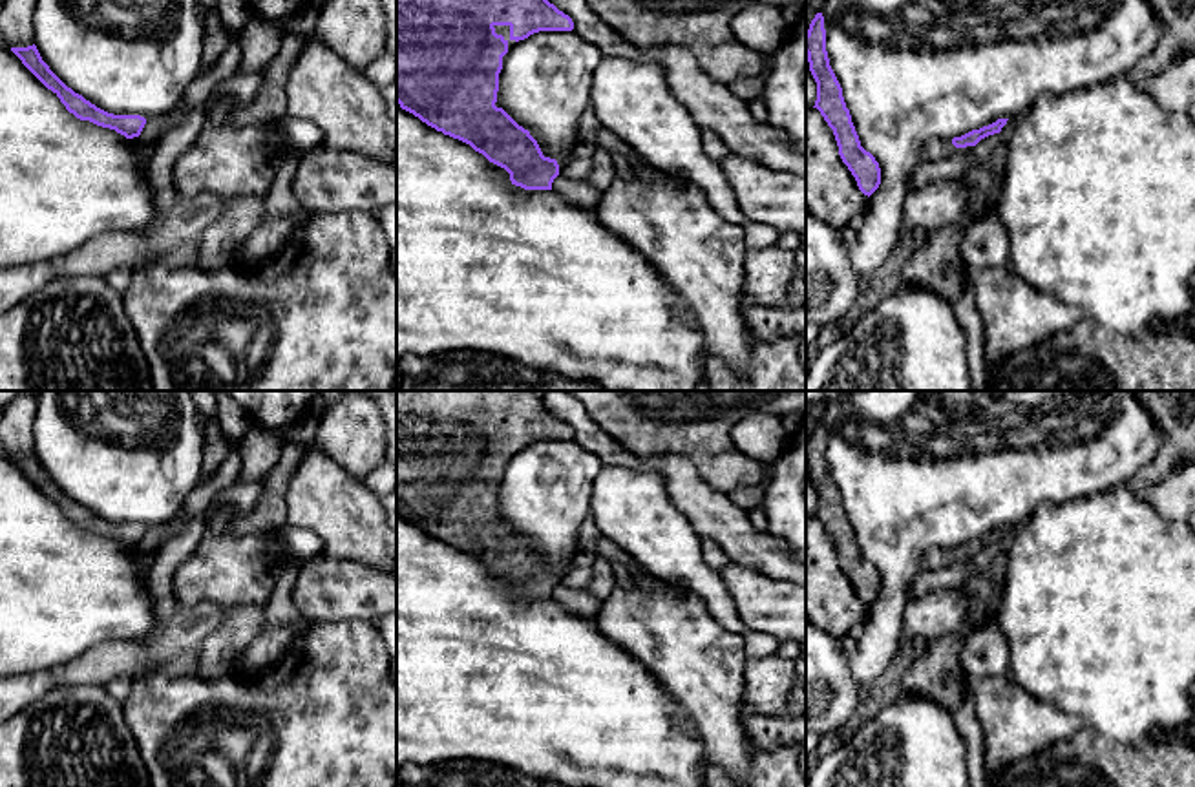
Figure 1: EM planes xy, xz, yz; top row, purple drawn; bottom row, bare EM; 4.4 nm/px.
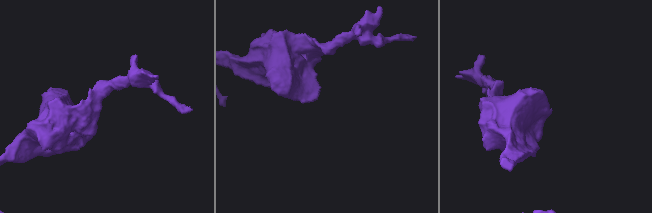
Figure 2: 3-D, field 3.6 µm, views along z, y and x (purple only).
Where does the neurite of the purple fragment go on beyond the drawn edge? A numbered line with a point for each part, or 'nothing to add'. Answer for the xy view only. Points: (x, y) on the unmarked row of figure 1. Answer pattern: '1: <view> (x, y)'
nothing to add

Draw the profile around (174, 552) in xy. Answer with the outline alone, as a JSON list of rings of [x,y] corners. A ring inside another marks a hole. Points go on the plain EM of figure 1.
[[[205,515],[194,517],[175,537],[157,548],[157,557],[148,573],[148,590],[157,624],[166,623],[175,612],[172,579],[177,568],[194,553],[206,531]]]

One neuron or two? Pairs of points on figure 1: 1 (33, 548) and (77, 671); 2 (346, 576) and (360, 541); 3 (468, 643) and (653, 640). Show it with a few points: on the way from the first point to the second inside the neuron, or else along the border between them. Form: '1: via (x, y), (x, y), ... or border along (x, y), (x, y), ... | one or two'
1: border along (114, 641), (103, 641), (64, 663), (33, 672) | two
2: border along (324, 552), (371, 565), (377, 570) | two
3: border along (592, 623), (644, 667) | two

